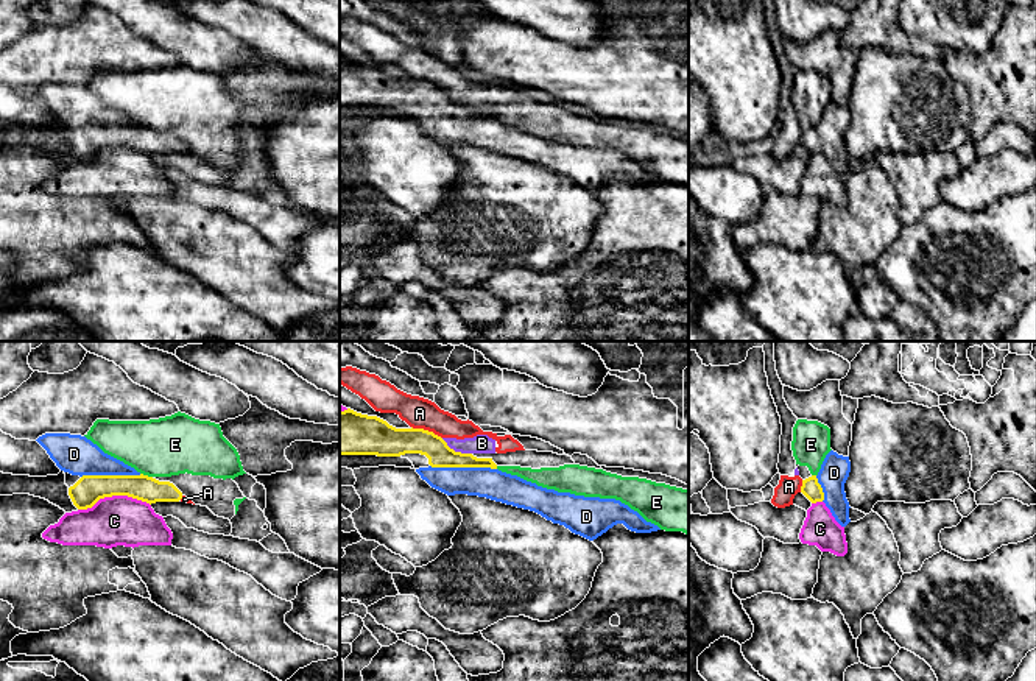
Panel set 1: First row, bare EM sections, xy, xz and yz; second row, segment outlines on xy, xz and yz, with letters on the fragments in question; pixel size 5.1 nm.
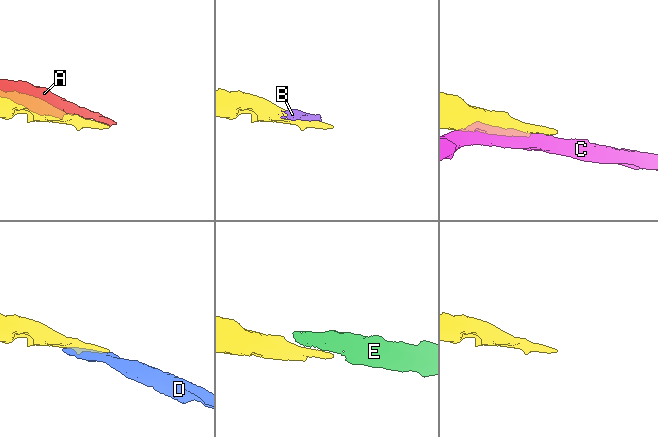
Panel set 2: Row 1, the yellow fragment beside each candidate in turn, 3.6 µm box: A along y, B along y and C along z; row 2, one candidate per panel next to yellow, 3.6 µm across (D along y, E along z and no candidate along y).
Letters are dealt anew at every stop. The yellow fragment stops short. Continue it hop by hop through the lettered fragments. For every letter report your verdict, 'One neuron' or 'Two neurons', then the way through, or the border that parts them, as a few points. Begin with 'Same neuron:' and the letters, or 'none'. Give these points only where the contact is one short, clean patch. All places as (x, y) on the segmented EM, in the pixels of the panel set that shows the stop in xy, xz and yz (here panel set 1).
Same neuron: D
A: Two neurons
B: Two neurons
C: Two neurons
D: One neuron
E: Two neurons. Boundary: xy (140, 472), (151, 477)

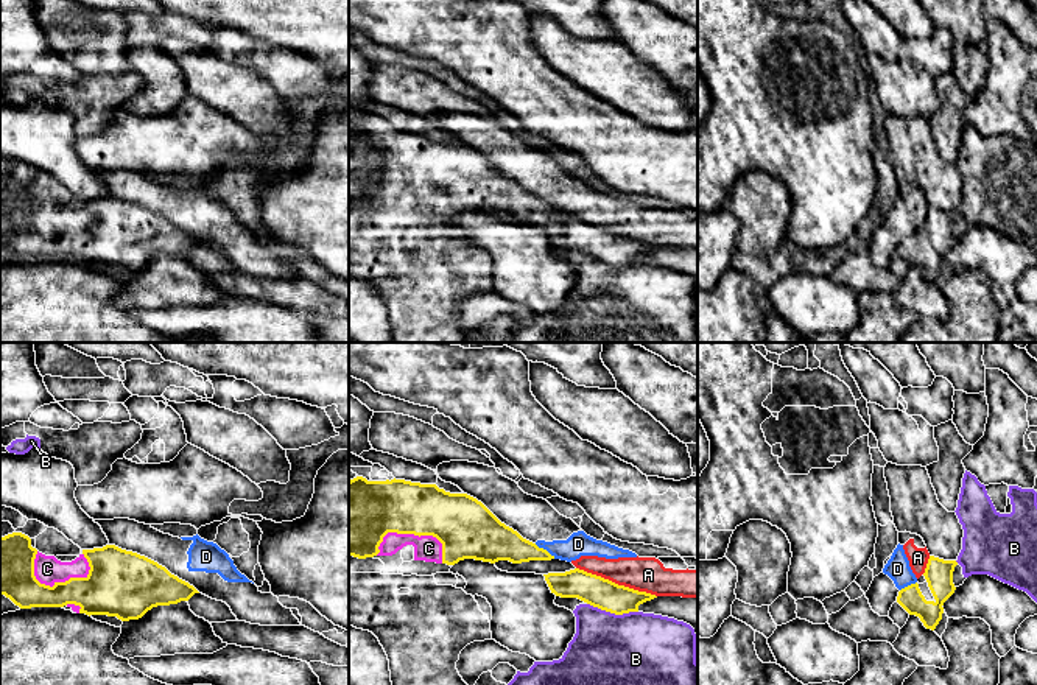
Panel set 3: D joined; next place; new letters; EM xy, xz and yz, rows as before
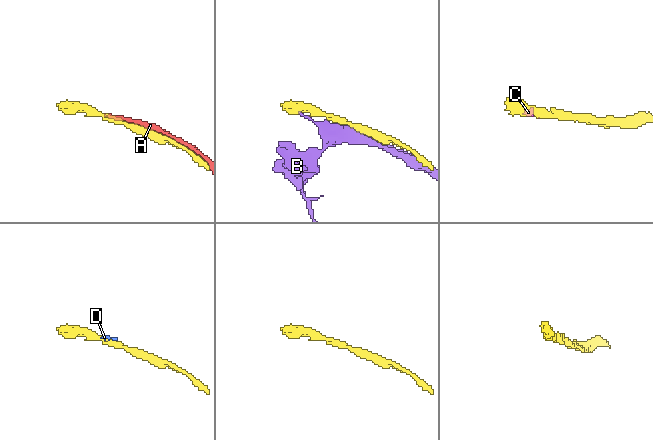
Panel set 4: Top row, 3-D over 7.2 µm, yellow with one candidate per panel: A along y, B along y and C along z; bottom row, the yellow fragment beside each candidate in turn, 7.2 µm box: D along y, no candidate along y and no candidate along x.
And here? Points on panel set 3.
Same neuron: C
A: Two neurons
B: Two neurons
C: One neuron
D: Two neurons

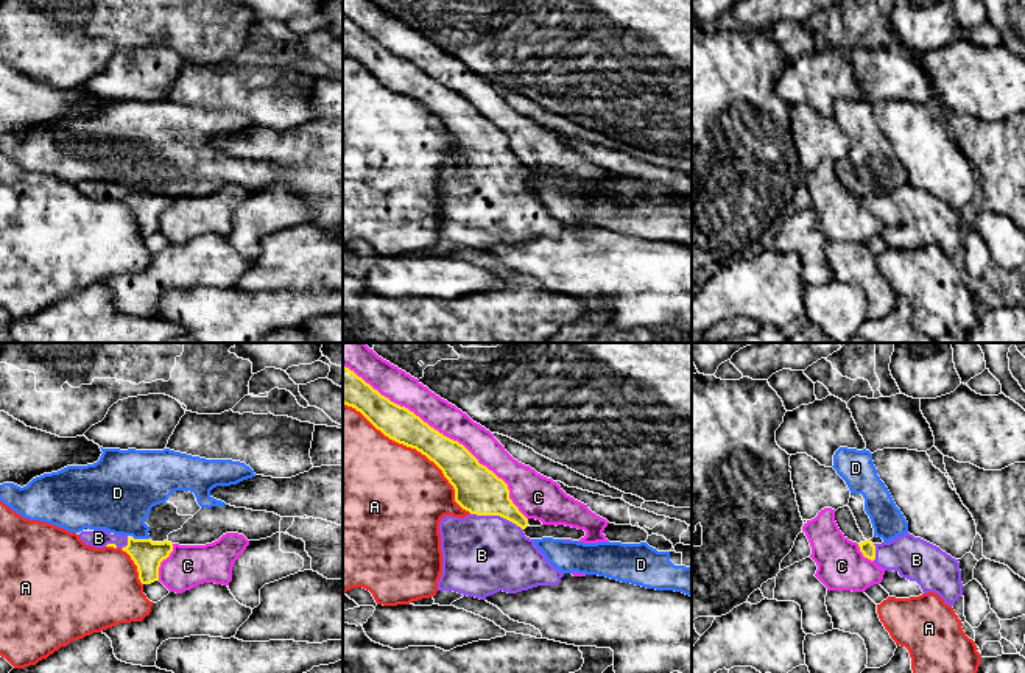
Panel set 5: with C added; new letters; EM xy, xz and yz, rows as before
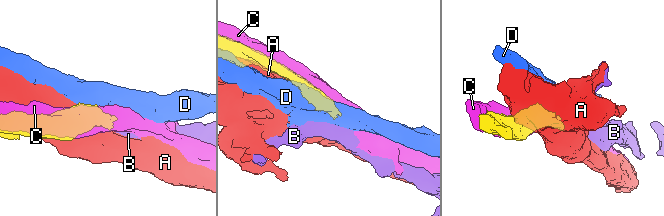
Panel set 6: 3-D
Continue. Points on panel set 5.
Same neuron: B
A: Two neurons
B: One neuron. Path across: xz (477, 489), (497, 514), (494, 532), (482, 555)
C: Two neurons
D: Two neurons

